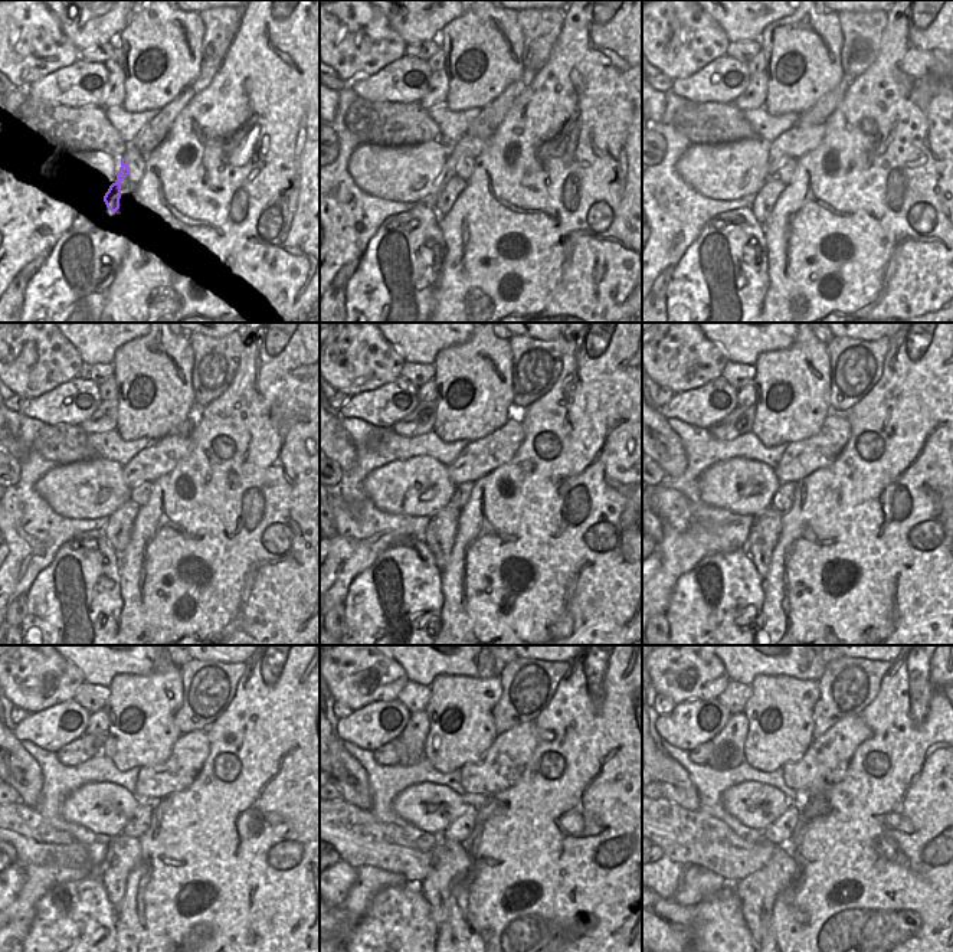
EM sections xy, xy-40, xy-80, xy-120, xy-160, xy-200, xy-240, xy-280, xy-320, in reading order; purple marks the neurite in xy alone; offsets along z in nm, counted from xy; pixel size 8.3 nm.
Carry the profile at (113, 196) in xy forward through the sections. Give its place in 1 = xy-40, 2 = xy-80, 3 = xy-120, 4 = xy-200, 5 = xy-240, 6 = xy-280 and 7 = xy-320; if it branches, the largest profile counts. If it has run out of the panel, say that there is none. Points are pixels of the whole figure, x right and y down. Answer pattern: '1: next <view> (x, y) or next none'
1: next xy-40 (467, 146)
2: next xy-80 (795, 143)
3: next xy-120 (154, 461)
4: next xy-200 (799, 460)
5: next xy-240 (177, 772)
6: next xy-280 (504, 762)
7: next xy-320 (825, 762)

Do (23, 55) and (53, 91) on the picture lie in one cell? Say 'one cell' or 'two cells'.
two cells

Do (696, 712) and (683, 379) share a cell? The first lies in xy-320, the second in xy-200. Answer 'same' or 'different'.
different

